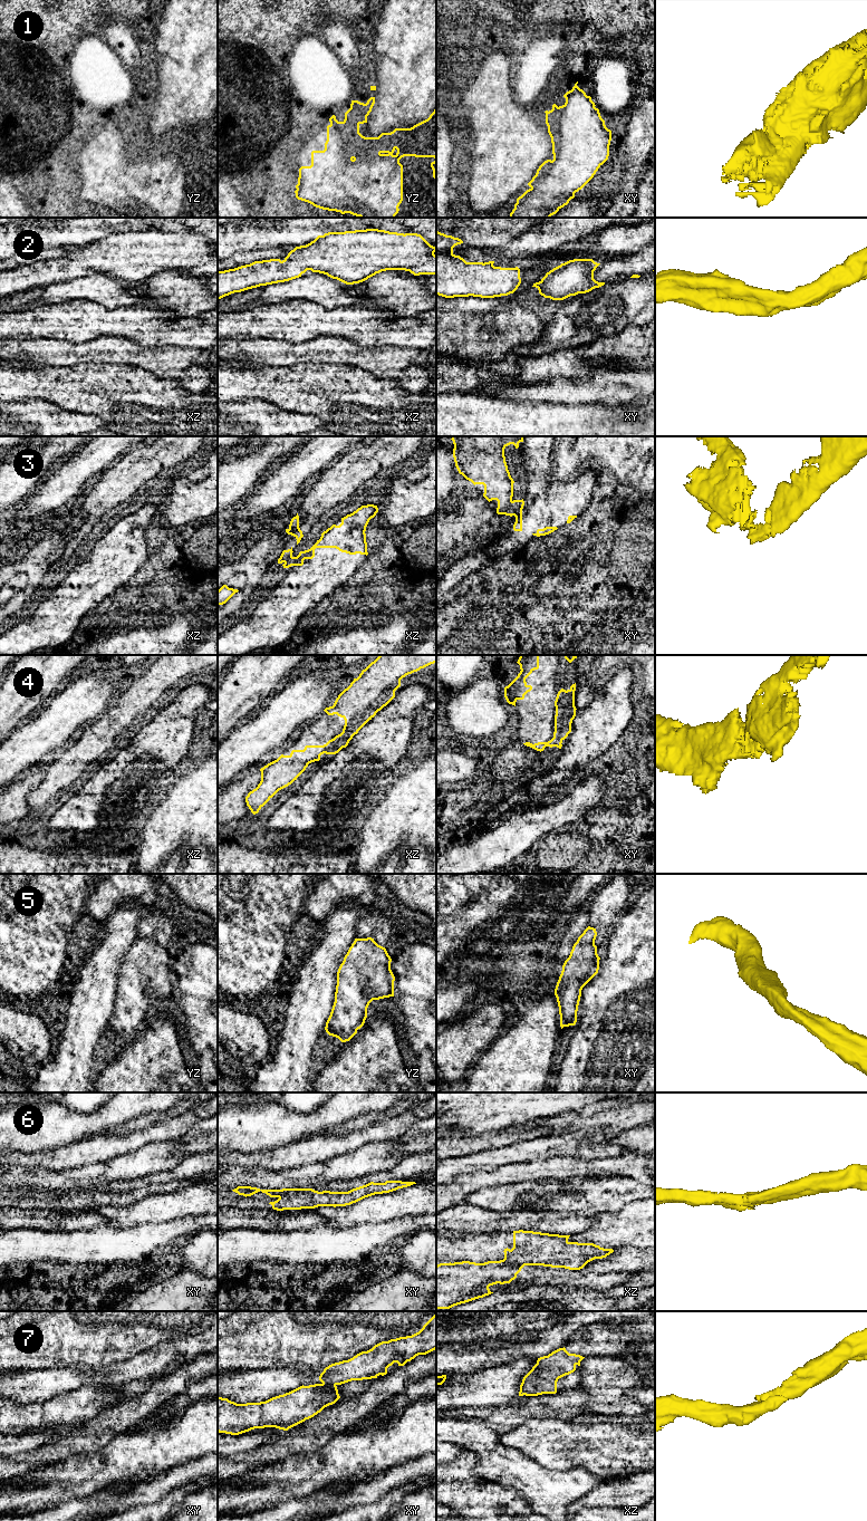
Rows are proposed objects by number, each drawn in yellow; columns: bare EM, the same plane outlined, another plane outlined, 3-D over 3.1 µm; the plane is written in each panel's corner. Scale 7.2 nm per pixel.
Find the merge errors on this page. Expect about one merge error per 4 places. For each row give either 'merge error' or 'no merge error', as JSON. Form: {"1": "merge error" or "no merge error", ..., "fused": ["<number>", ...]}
{"1": "no merge error", "2": "no merge error", "3": "merge error", "4": "no merge error", "5": "no merge error", "6": "merge error", "7": "merge error", "fused": ["3", "6", "7"]}

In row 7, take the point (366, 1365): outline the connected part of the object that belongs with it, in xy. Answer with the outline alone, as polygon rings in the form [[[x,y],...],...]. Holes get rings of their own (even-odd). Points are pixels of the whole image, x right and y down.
[[[434,1315],[423,1328],[406,1337],[382,1341],[367,1351],[362,1351],[348,1360],[343,1360],[329,1365],[319,1376],[319,1380],[325,1385],[341,1385],[351,1380],[363,1380],[377,1378],[387,1374],[387,1368],[394,1363],[404,1366],[418,1355],[426,1355],[436,1349],[436,1315]]]

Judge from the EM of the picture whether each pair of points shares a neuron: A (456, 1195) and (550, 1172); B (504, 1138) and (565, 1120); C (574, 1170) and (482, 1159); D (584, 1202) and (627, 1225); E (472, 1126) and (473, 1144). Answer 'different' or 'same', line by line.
A: same
B: different
C: different
D: different
E: different

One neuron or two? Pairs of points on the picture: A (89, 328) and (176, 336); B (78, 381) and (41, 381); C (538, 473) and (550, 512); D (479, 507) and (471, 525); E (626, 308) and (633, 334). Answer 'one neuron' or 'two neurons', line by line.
A: one neuron
B: one neuron
C: one neuron
D: two neurons
E: two neurons

